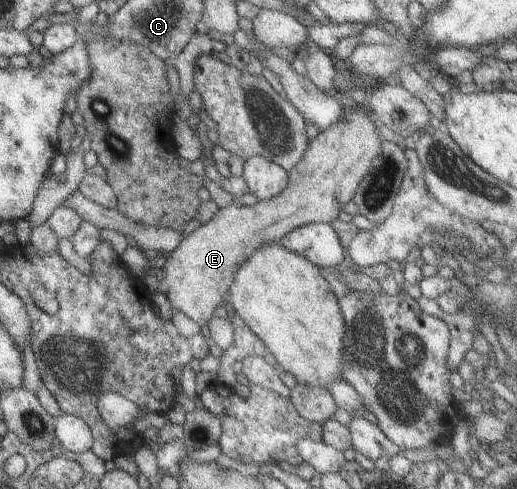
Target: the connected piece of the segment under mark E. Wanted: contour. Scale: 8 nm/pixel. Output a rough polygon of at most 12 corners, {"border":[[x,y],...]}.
{"border":[[363,103],[309,140],[276,196],[220,207],[161,267],[206,324],[235,269],[330,223],[384,141]]}

